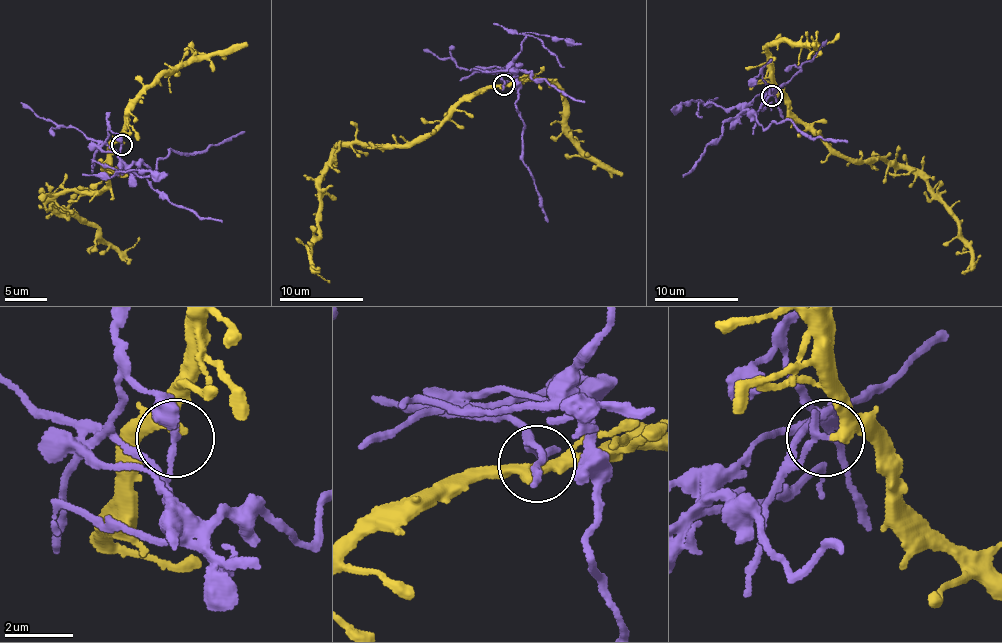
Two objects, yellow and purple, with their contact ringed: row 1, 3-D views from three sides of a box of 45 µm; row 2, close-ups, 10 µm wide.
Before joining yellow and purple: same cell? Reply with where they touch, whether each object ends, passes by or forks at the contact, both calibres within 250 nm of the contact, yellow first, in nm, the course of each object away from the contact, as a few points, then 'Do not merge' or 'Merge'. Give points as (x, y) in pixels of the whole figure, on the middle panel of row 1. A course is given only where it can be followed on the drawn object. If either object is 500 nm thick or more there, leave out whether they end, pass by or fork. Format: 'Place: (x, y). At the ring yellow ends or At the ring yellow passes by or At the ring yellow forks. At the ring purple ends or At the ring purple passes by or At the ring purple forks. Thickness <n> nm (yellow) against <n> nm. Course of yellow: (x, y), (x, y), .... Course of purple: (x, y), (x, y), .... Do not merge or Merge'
Place: (503, 84). At the ring yellow passes by. At the ring purple ends. Thickness 260 nm (yellow) against 240 nm. Course of yellow: (503, 84), (474, 92), (414, 142), (335, 148), (320, 182), (310, 250), (330, 283). Course of purple: (503, 84), (492, 67), (513, 72), (515, 105), (523, 134), (523, 164), (531, 173), (539, 207), (548, 221). Do not merge

